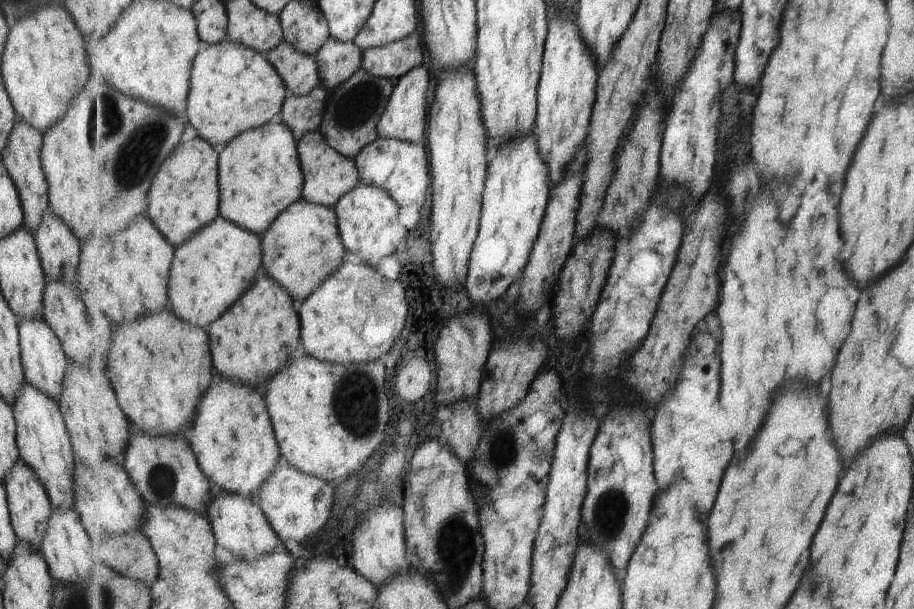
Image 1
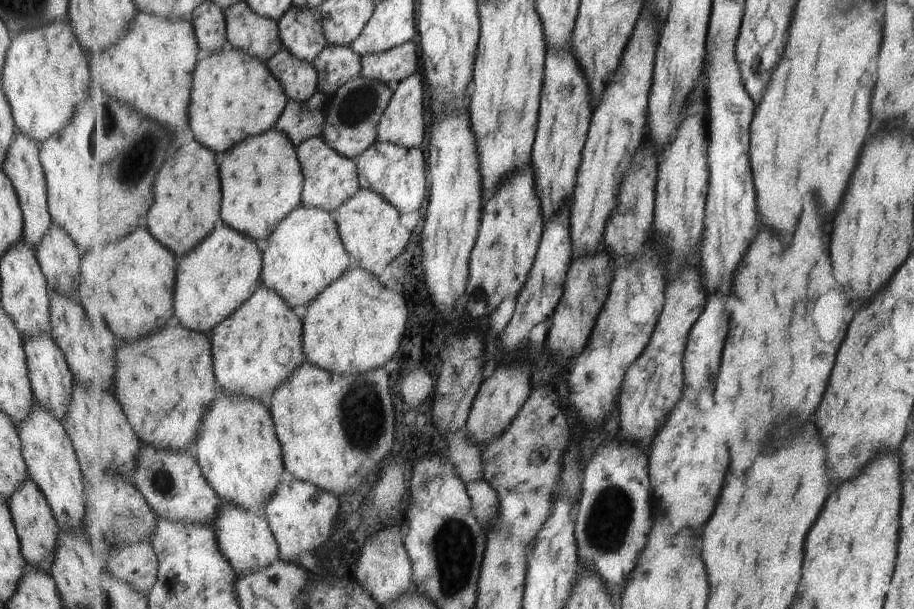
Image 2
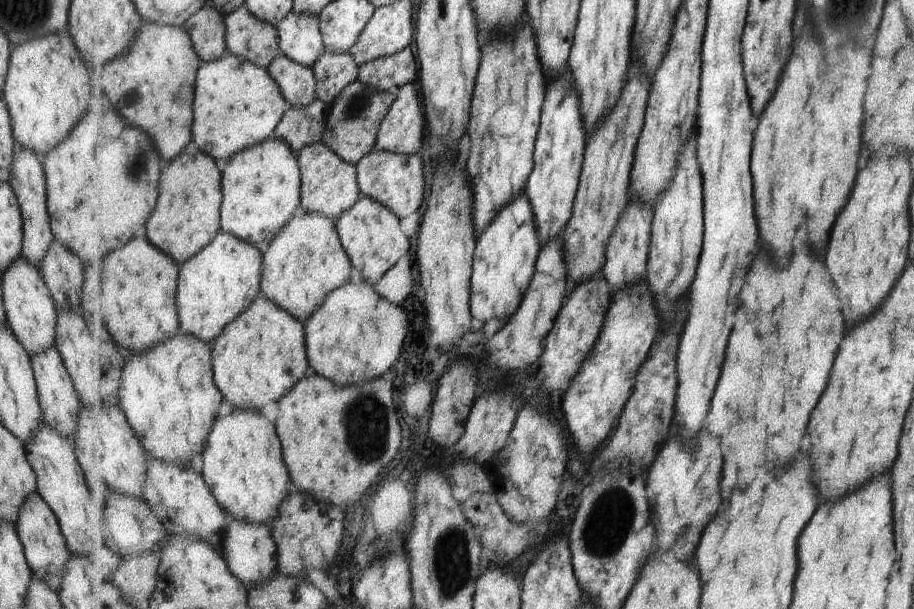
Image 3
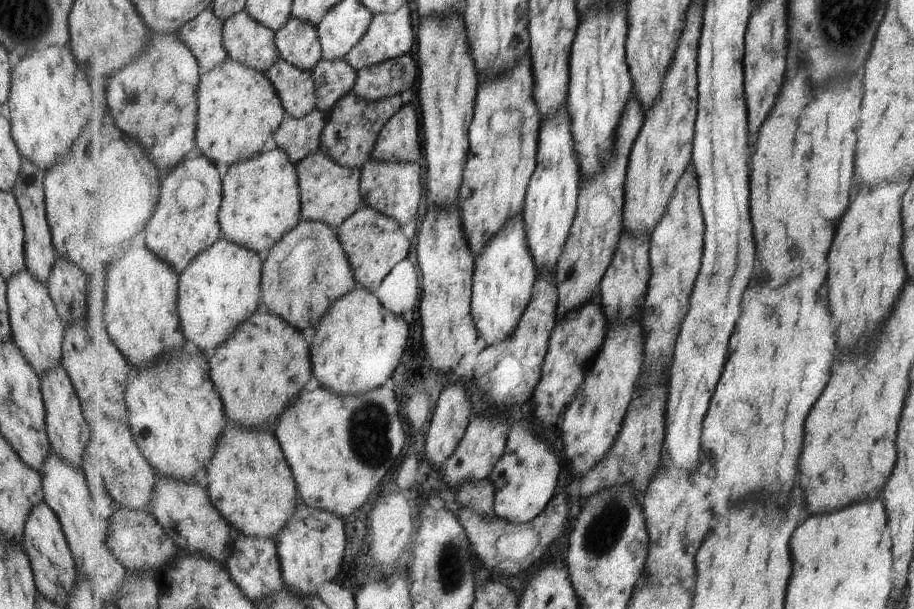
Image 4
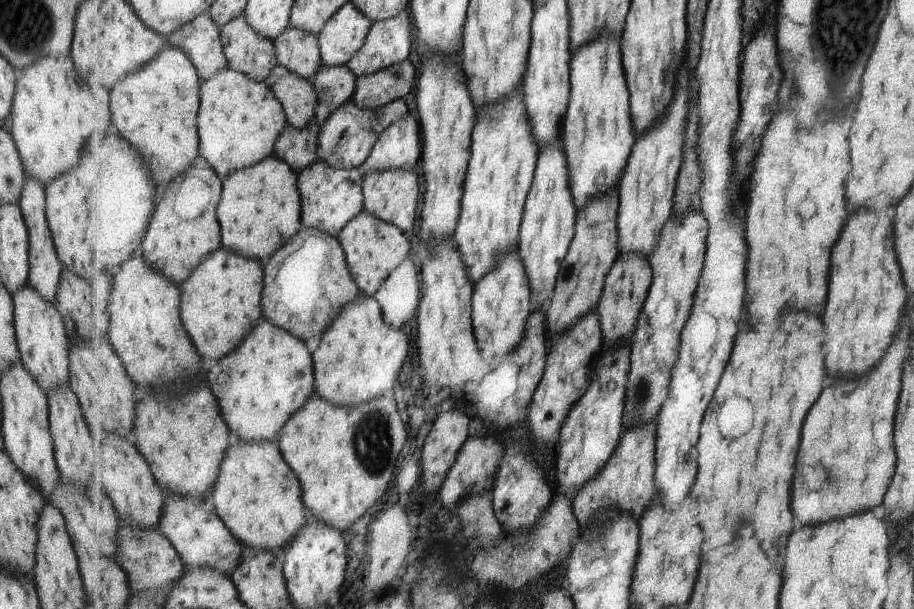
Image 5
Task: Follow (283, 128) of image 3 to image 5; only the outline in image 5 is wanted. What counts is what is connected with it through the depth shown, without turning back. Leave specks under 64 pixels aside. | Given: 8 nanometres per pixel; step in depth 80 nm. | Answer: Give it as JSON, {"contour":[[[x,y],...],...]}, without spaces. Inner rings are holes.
{"contour":[[[316,119],[305,128],[295,128],[287,124],[287,128],[275,142],[274,155],[289,162],[289,166],[297,172],[315,164],[318,160],[321,130],[321,124]]]}

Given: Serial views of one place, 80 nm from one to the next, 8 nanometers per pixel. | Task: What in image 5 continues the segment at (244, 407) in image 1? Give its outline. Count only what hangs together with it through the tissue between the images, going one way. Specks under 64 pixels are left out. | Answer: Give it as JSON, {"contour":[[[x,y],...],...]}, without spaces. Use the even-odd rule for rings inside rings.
{"contour":[[[233,439],[233,448],[227,452],[227,462],[223,462],[223,478],[217,476],[219,486],[215,486],[215,494],[211,494],[210,504],[218,512],[219,518],[223,520],[227,528],[242,541],[244,545],[259,546],[261,550],[277,550],[285,548],[289,540],[293,542],[299,530],[307,524],[305,518],[305,506],[303,506],[303,490],[301,484],[291,470],[291,466],[283,460],[281,450],[273,442],[255,442],[245,444],[240,439]]]}

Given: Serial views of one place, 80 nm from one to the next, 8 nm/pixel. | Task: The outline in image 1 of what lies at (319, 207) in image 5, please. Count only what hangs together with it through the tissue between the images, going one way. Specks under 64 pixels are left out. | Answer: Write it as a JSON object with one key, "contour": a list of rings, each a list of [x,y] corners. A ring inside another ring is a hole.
{"contour":[[[320,130],[310,132],[298,141],[298,153],[306,178],[302,198],[308,203],[334,207],[346,194],[355,190],[361,183],[356,158],[348,157],[335,150]]]}

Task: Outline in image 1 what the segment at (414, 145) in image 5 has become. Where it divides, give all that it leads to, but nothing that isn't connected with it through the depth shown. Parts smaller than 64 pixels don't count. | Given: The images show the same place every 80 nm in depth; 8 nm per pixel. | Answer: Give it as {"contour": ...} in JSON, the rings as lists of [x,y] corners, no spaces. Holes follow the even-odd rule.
{"contour":[[[420,66],[407,73],[395,82],[394,93],[391,95],[386,112],[378,122],[378,136],[384,139],[399,139],[400,141],[421,144],[427,130],[427,92],[429,92],[431,76],[429,69]]]}

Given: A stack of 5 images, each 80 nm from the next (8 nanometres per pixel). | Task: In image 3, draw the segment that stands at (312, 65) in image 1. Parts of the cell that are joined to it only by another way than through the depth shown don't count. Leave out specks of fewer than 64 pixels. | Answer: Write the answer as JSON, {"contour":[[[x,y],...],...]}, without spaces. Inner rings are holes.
{"contour":[[[281,54],[269,65],[270,75],[278,82],[290,106],[306,109],[318,99],[314,67],[308,67]]]}

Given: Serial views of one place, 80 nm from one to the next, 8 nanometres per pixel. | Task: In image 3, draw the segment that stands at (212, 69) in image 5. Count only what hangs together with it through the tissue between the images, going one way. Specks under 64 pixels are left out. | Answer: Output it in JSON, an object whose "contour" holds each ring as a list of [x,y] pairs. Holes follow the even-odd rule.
{"contour":[[[214,6],[199,9],[183,27],[190,34],[202,62],[215,62],[225,56],[228,49],[226,18]]]}

